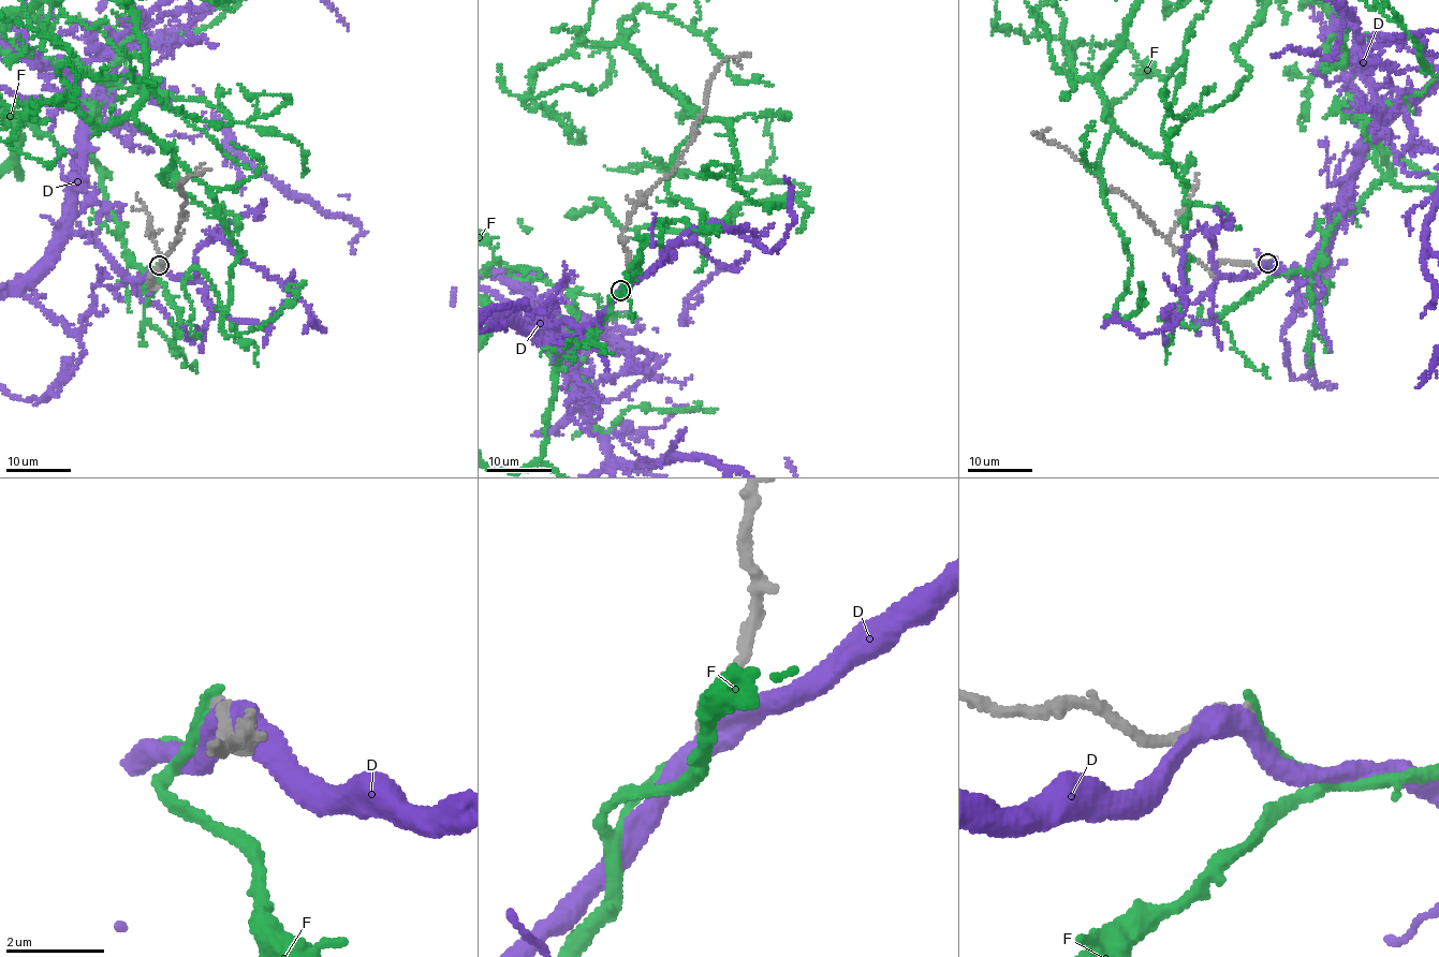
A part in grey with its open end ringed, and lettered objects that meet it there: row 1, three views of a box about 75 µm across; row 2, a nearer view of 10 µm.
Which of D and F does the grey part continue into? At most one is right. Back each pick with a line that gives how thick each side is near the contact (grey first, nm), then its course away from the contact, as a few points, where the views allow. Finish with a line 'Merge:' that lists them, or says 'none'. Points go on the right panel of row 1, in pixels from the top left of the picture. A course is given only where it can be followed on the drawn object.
Merge: none

